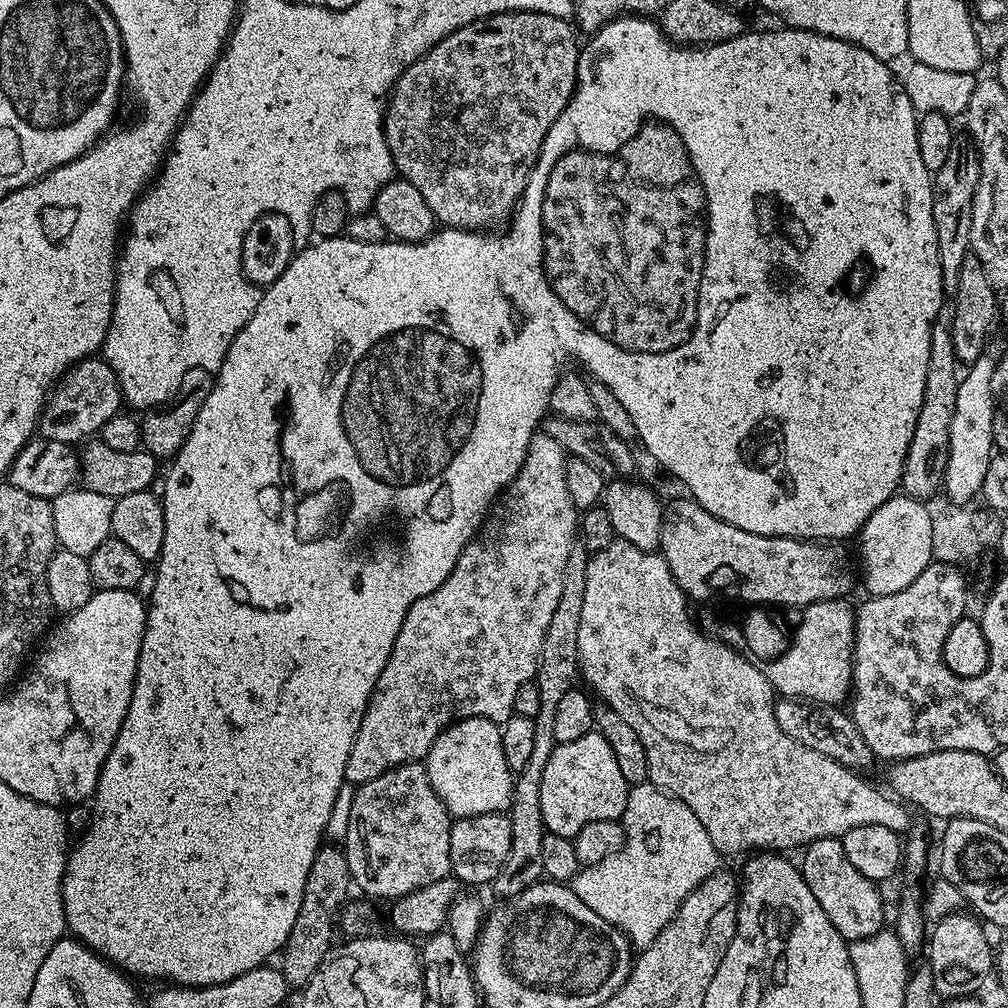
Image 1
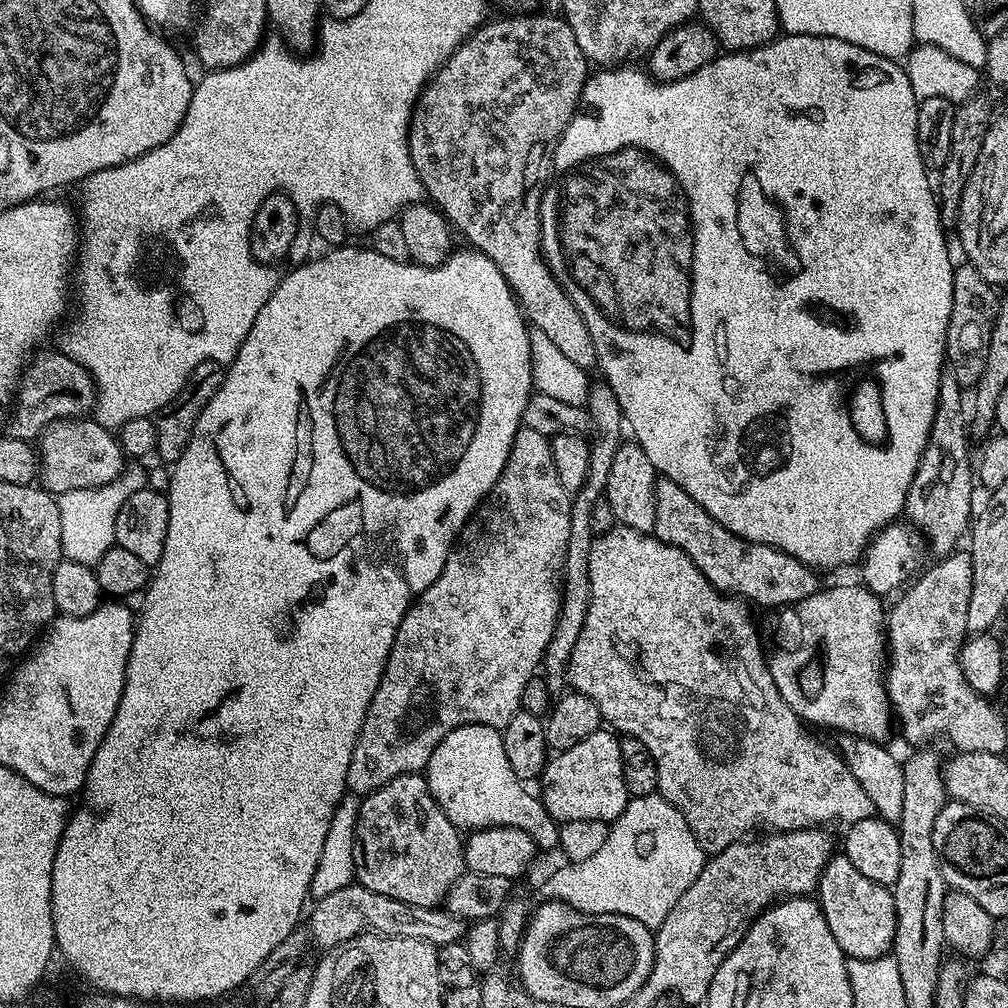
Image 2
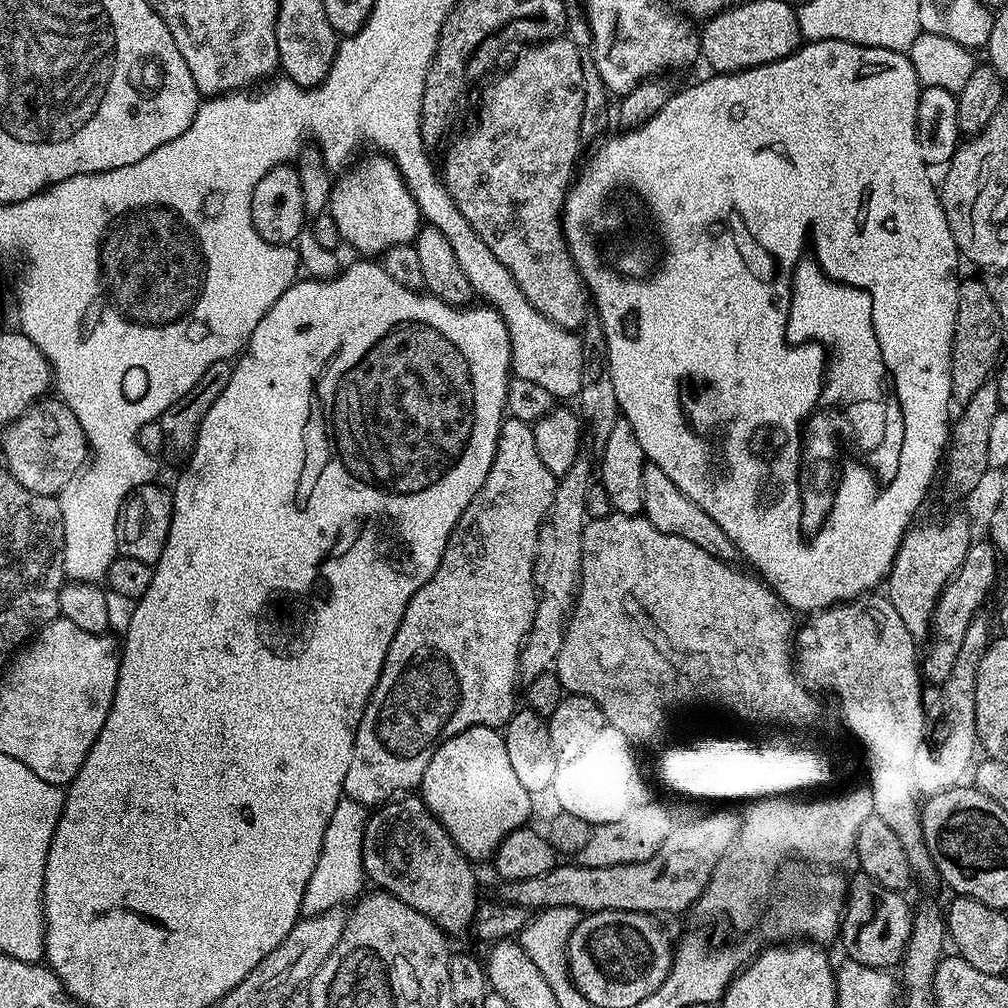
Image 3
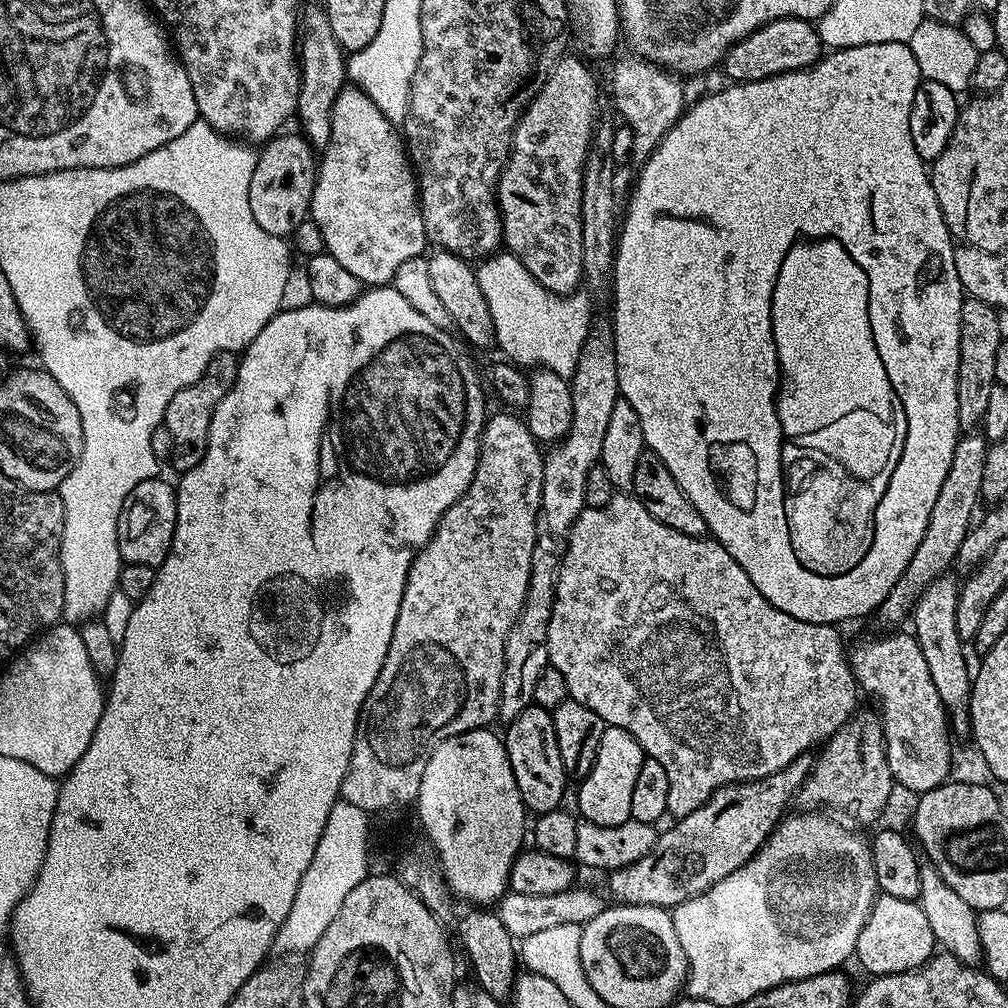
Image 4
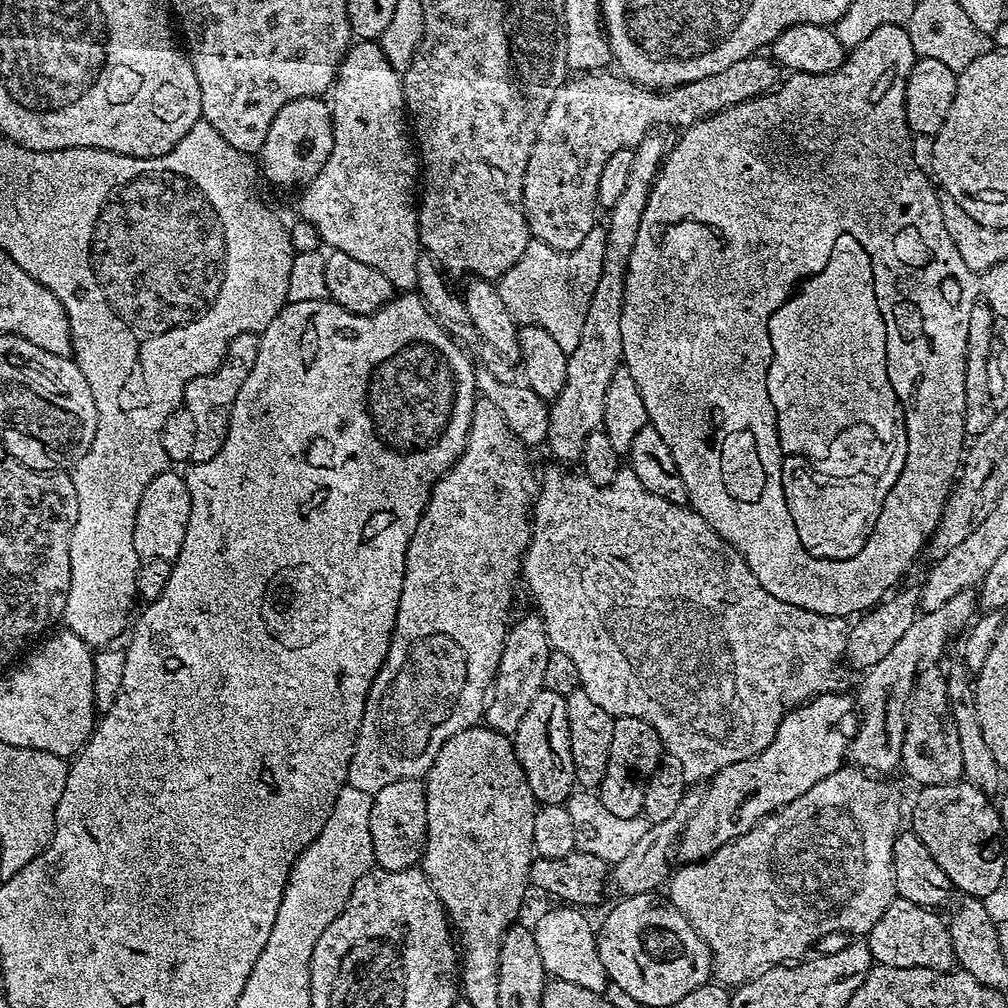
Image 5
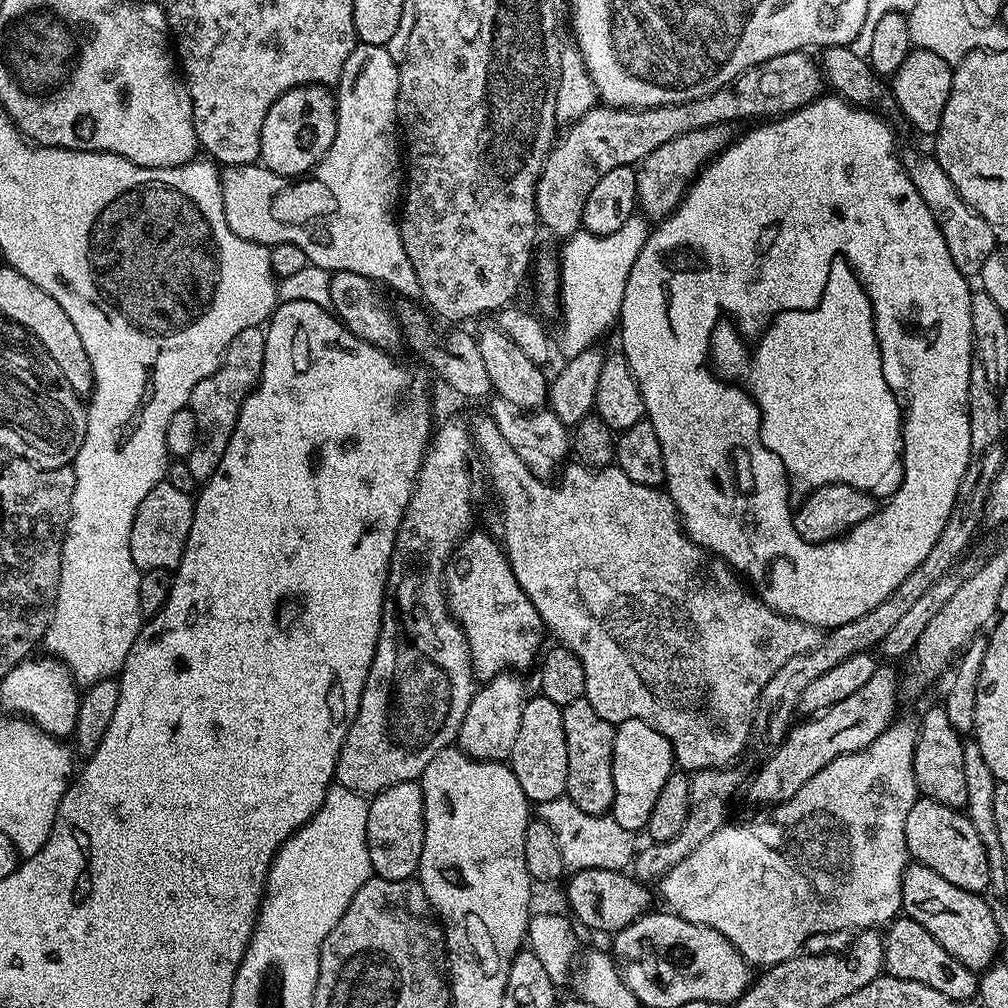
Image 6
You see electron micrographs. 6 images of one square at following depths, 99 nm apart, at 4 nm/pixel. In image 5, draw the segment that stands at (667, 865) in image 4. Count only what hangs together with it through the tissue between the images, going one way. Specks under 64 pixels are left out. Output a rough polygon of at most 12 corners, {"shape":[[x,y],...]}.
{"shape":[[836,692],[787,711],[766,750],[712,777],[680,833],[707,860],[845,767]]}

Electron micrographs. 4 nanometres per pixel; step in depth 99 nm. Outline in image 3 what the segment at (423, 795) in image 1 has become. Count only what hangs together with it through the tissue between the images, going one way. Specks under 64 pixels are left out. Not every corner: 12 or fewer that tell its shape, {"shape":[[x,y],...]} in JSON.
{"shape":[[416,794],[381,804],[364,874],[445,933],[473,927],[476,872]]}

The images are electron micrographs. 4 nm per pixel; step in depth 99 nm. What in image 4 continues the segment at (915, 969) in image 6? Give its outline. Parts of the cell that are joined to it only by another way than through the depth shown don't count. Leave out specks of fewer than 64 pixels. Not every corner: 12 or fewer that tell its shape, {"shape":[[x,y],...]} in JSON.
{"shape":[[880,894],[855,959],[873,977],[921,968],[937,948],[916,900]]}

